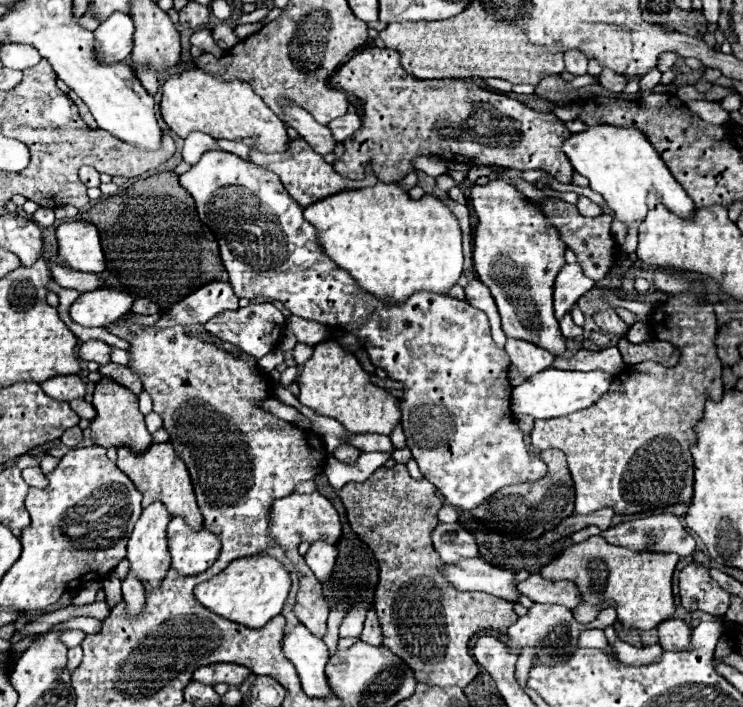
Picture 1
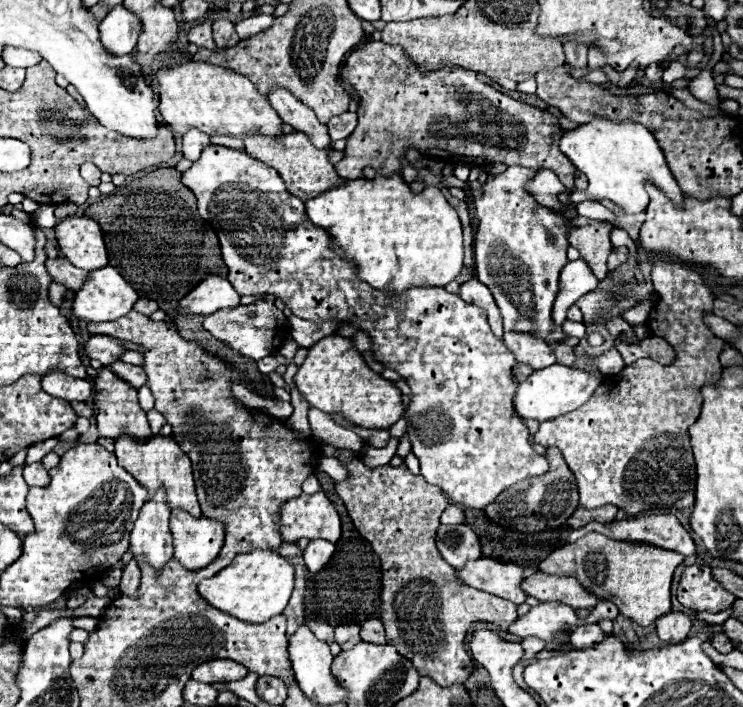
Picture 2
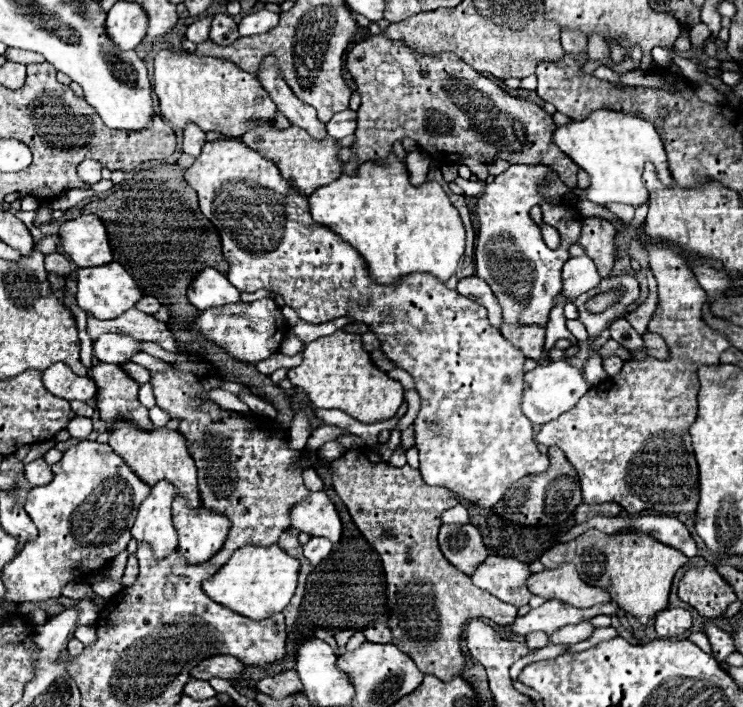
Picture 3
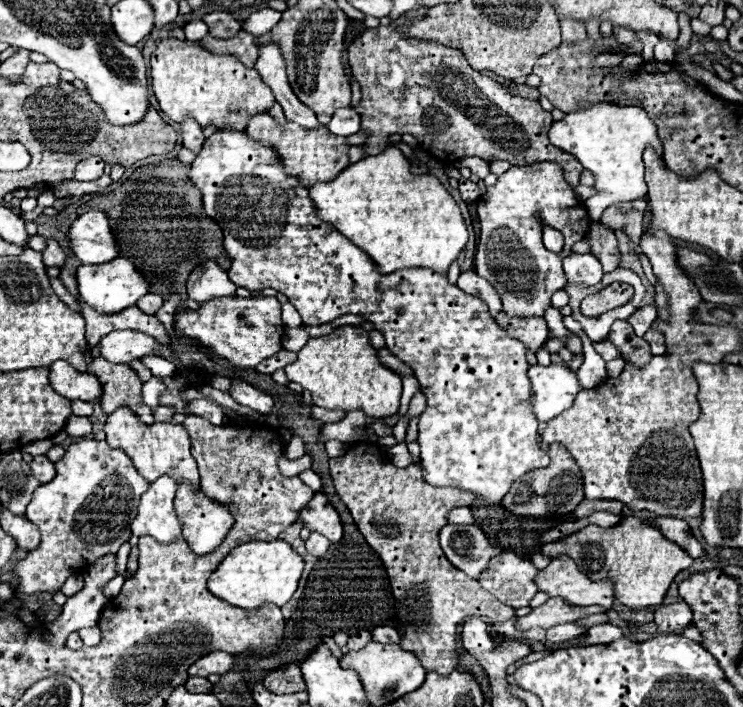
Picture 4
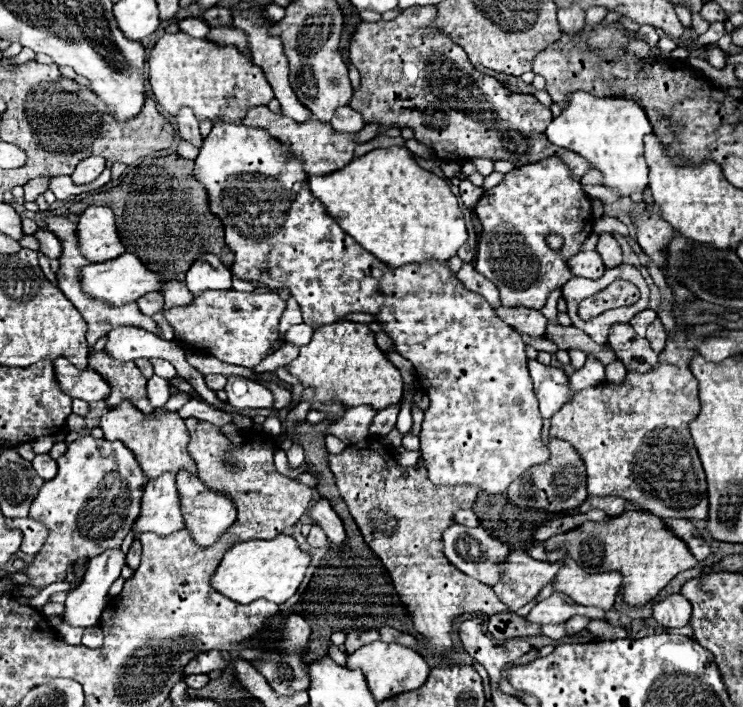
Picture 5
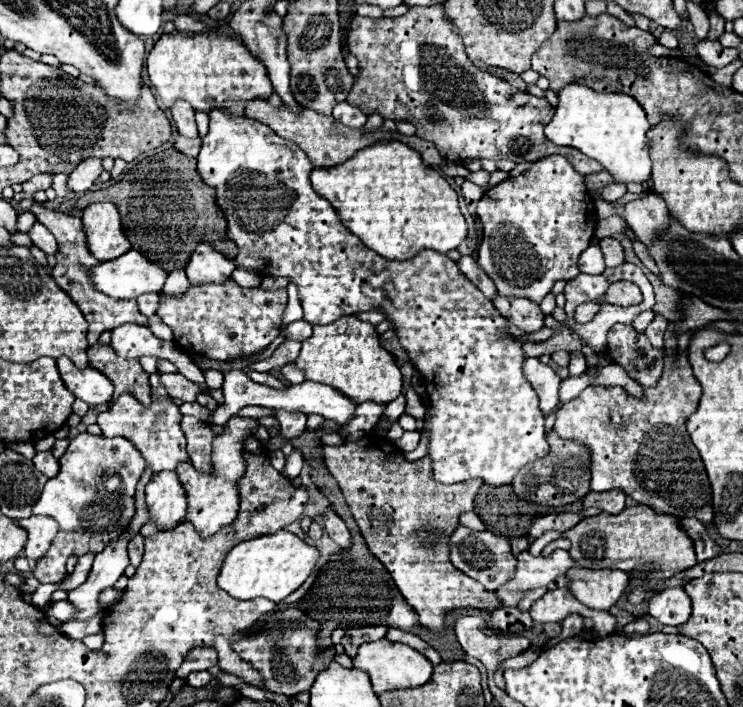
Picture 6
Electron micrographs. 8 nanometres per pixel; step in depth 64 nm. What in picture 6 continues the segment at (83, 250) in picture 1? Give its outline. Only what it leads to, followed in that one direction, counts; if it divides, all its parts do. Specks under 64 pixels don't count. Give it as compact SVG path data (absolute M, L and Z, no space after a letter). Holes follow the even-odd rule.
M96 202L86 206L82 222L88 236L88 248L98 260L114 260L132 248L122 230L122 220L116 204Z

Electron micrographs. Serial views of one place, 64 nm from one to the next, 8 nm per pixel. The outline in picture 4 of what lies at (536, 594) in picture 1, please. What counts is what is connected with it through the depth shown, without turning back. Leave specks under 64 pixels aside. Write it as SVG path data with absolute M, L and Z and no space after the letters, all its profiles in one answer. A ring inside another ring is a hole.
M556 556L540 574L536 576L538 590L550 596L560 596L574 606L604 606L614 604L614 582L610 578L594 582L584 576L574 560L568 556Z

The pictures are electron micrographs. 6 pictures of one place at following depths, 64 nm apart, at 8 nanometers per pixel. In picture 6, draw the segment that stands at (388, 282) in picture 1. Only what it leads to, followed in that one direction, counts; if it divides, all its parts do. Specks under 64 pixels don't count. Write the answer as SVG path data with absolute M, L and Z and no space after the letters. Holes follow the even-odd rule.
M392 140L386 144L370 144L340 166L314 168L310 180L314 190L330 200L330 204L336 208L342 224L370 250L386 256L388 260L408 260L424 248L446 254L448 250L458 248L458 244L466 238L466 220L458 208L458 196L454 188L436 170L424 164L418 150L404 142Z

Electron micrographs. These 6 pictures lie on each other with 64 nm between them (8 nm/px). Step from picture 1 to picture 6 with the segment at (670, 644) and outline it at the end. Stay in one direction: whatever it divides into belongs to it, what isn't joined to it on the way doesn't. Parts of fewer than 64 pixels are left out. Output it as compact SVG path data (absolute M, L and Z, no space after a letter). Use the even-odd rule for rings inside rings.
M682 586L650 592L648 612L650 616L654 616L658 622L666 626L680 626L690 618L692 600Z

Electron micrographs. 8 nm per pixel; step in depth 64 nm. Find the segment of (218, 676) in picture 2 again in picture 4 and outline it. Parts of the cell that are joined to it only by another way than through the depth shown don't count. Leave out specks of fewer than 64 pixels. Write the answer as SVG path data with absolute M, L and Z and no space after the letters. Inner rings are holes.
M212 652L202 660L194 662L188 668L188 676L210 676L210 674L226 674L232 668L232 656L228 652Z

